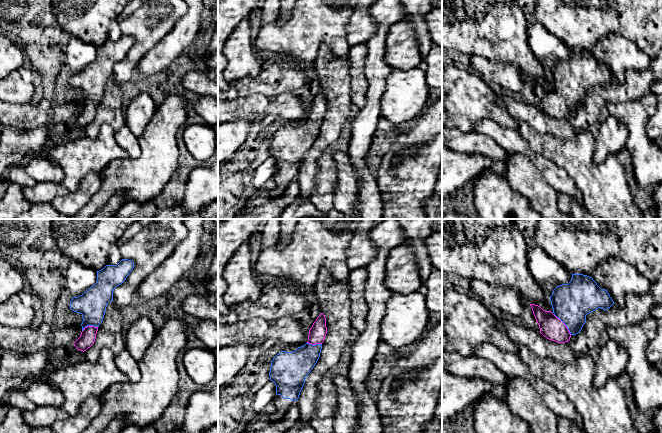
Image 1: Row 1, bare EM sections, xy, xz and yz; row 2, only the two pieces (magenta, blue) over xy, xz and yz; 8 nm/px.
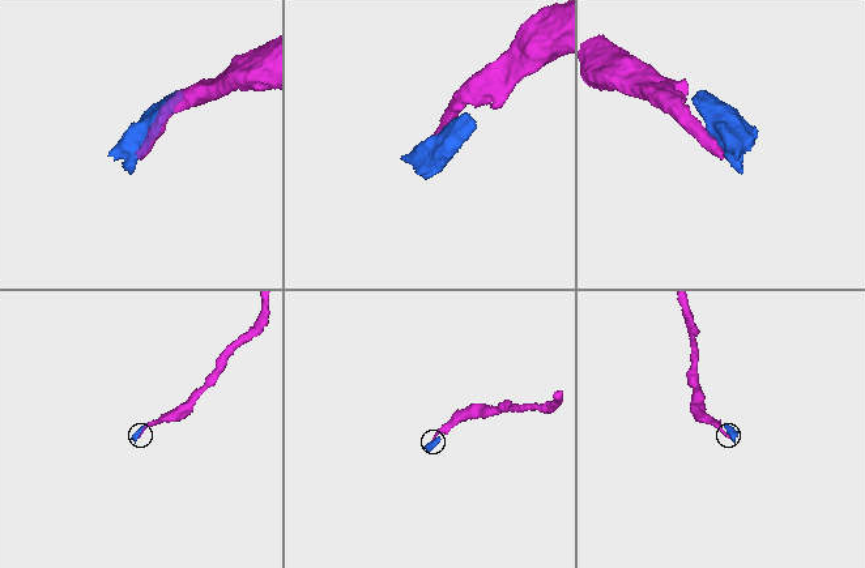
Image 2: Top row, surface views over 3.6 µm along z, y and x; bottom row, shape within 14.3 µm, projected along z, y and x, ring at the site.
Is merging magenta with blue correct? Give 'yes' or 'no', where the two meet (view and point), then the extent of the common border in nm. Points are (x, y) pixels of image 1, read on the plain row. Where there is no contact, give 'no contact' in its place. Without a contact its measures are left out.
yes | yz (564, 100) | 220 nm

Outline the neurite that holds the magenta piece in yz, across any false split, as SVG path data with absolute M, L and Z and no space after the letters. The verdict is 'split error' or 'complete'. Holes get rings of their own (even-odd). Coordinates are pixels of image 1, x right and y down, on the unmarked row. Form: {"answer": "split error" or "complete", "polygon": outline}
{"answer": "split error", "polygon": "M572 50L568 60L557 62L550 72L553 87L545 87L540 82L530 80L540 109L549 116L565 119L572 111L578 110L586 98L586 91L598 84L604 87L610 84L614 77L605 65L601 65L592 53L583 50Z"}

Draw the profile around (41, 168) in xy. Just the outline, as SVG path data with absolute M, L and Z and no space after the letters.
M35 155L27 159L24 170L37 182L61 183L63 169L46 155Z

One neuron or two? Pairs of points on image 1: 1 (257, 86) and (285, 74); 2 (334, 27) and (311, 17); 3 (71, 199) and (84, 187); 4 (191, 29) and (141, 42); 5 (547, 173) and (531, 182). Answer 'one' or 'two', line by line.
1: one
2: one
3: one
4: two
5: two

